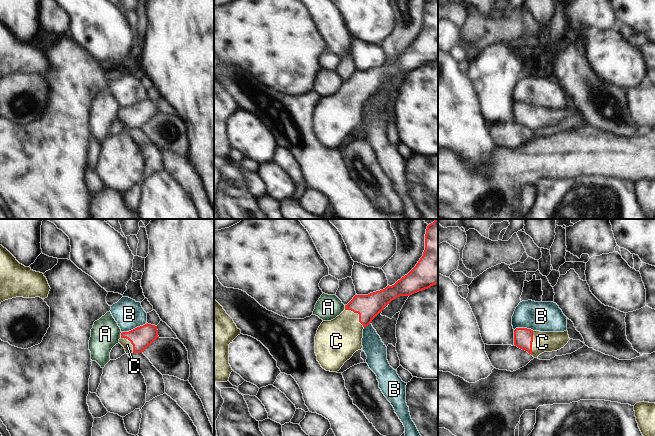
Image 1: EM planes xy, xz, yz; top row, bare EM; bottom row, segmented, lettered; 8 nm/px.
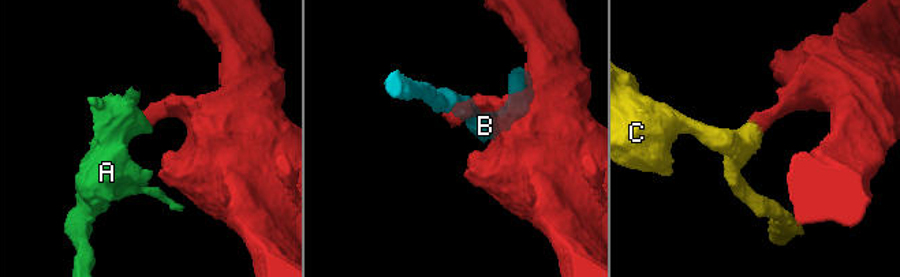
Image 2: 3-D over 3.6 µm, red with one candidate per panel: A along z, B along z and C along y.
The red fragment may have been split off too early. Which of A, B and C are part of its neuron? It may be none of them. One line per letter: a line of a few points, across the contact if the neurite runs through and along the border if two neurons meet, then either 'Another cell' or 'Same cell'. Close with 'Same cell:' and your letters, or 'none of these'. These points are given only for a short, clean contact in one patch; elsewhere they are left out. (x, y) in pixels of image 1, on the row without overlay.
A: Line: xy (122, 108), (120, 113). Another cell
B: Line: xy (147, 99), (122, 108). Another cell
C: Line: xz (368, 82), (358, 89), (340, 114). Same cell
Same cell: C

